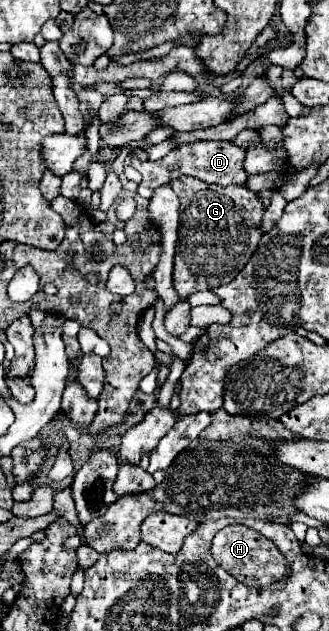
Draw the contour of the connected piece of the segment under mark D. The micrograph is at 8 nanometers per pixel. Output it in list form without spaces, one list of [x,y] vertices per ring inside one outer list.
[[[191,142],[191,144],[181,144],[179,148],[175,148],[171,154],[167,154],[165,158],[157,160],[157,162],[139,162],[137,156],[133,156],[133,166],[141,172],[143,180],[139,184],[139,196],[143,198],[151,198],[153,190],[161,184],[167,184],[169,180],[177,178],[177,176],[195,176],[199,180],[205,180],[209,184],[245,184],[247,174],[243,170],[243,160],[245,160],[245,150],[231,144],[231,142]]]

